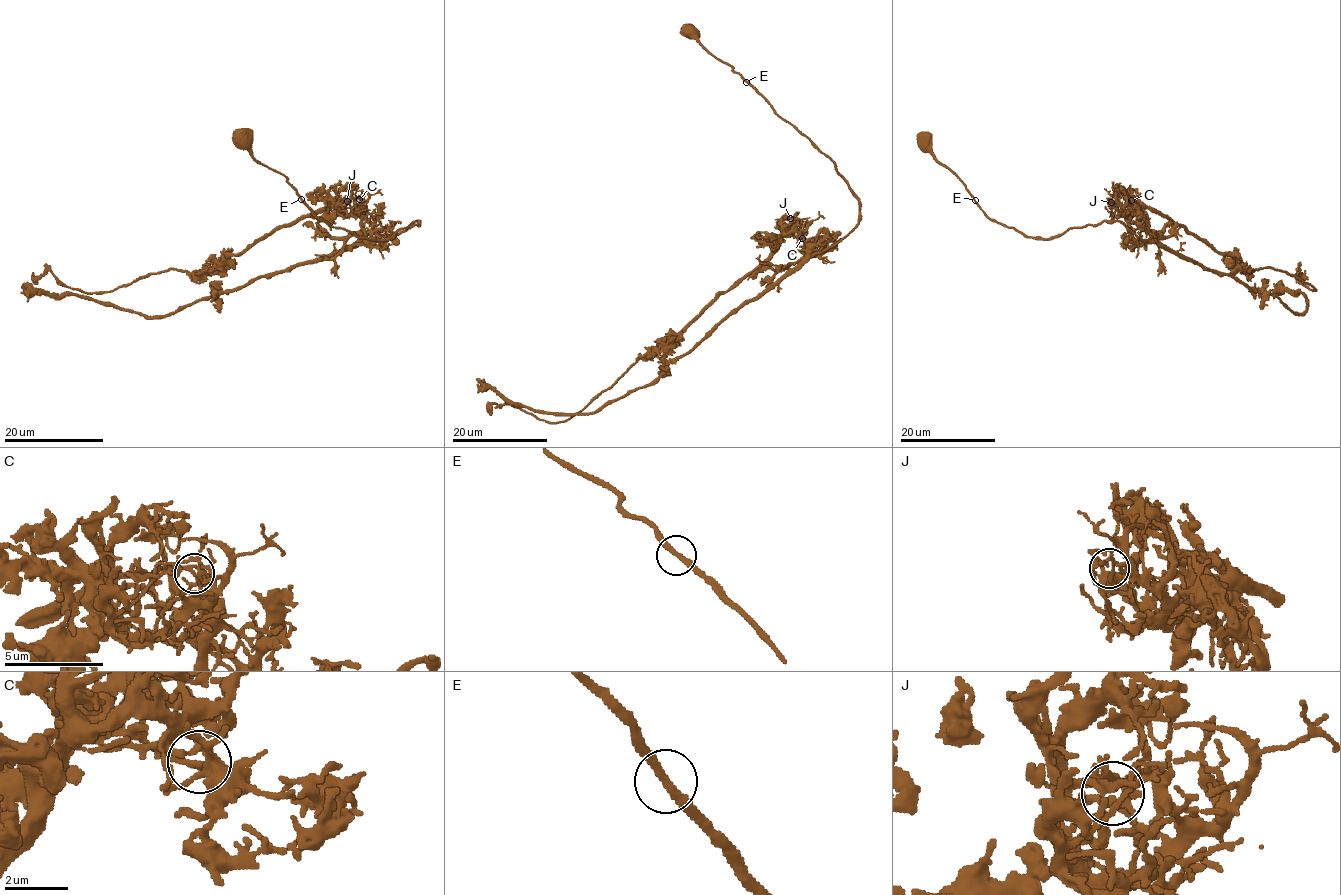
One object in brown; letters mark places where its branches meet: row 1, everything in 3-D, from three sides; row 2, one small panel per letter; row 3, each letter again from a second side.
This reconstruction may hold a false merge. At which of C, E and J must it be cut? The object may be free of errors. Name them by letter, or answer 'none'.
C

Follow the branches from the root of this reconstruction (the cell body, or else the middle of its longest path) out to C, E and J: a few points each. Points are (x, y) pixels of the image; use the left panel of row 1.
C: (245, 139), (255, 159), (284, 175), (307, 207), (334, 227), (386, 240), (418, 224), (370, 243), (359, 199)
E: (245, 139), (249, 153), (284, 175), (301, 199)
J: (245, 139), (255, 159), (334, 227), (386, 240), (418, 224), (370, 243), (363, 210), (352, 212), (347, 201)

